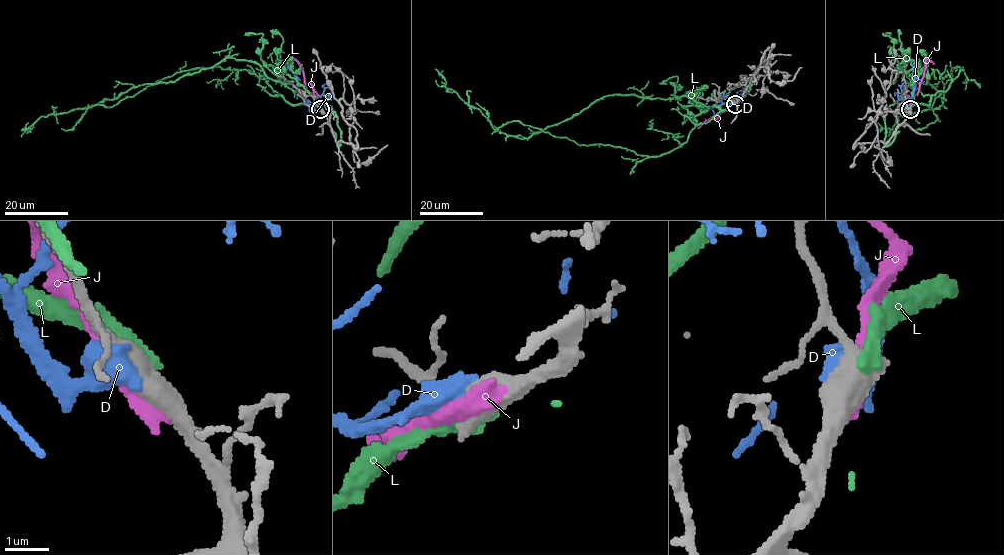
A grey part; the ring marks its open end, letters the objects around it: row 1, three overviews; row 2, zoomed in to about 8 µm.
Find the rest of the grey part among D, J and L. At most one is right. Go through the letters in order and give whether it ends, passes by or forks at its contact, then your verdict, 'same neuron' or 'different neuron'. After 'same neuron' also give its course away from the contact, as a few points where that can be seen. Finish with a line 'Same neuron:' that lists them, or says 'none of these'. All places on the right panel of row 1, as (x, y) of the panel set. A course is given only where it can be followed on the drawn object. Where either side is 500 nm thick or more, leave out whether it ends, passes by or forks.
D: different neuron
J: different neuron
L: different neuron
Same neuron: none of these

